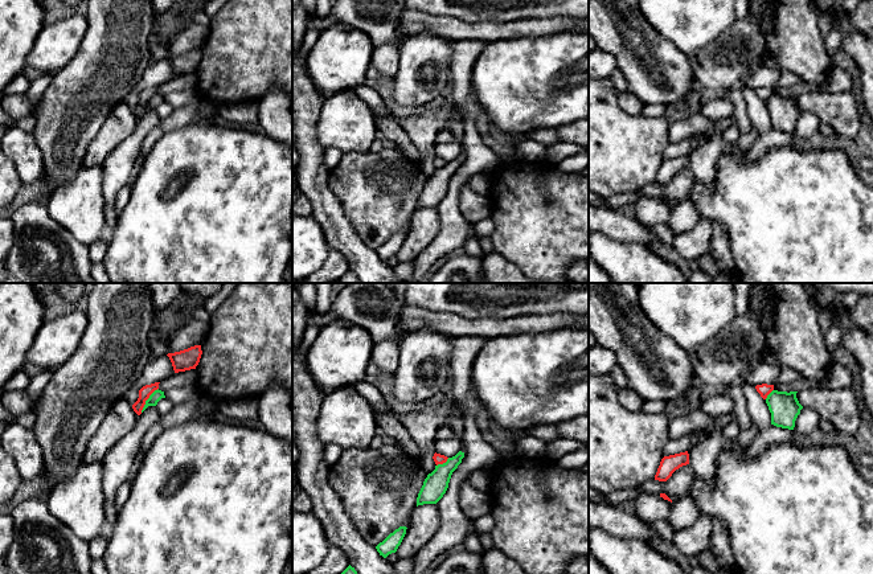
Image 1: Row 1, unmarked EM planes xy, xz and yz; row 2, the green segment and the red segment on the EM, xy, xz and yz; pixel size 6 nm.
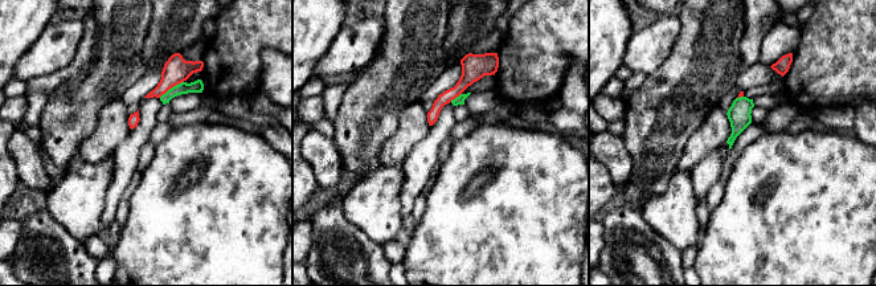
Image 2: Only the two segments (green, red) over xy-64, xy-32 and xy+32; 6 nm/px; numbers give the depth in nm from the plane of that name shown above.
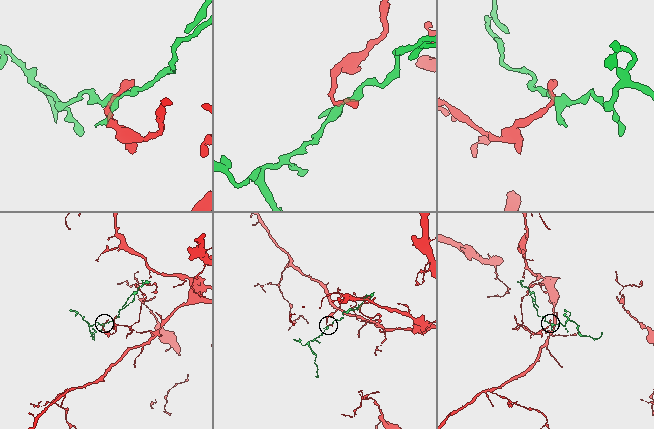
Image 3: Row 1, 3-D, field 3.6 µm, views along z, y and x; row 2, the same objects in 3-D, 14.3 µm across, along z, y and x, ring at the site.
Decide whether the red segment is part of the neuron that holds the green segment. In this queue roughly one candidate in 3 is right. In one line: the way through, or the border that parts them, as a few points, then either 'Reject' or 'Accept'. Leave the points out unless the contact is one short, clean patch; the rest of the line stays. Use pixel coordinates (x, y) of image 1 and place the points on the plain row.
Reject

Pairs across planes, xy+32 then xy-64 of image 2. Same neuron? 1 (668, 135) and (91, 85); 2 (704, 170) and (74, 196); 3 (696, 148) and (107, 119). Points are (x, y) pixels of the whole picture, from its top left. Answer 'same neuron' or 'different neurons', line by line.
1: same neuron
2: different neurons
3: same neuron

